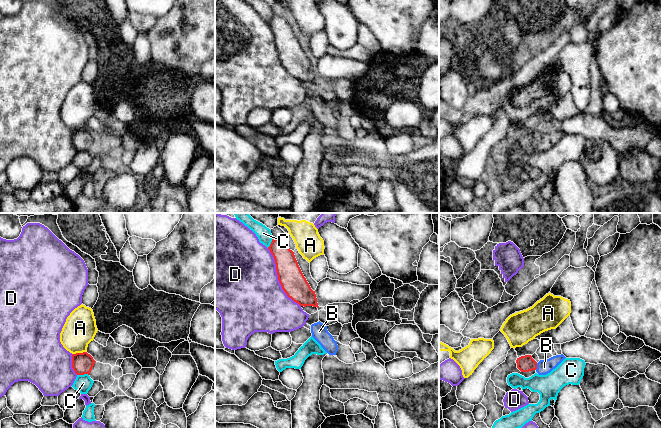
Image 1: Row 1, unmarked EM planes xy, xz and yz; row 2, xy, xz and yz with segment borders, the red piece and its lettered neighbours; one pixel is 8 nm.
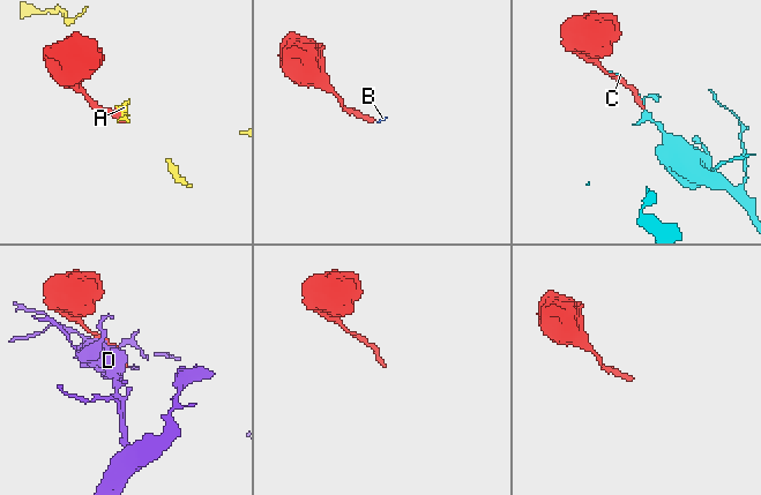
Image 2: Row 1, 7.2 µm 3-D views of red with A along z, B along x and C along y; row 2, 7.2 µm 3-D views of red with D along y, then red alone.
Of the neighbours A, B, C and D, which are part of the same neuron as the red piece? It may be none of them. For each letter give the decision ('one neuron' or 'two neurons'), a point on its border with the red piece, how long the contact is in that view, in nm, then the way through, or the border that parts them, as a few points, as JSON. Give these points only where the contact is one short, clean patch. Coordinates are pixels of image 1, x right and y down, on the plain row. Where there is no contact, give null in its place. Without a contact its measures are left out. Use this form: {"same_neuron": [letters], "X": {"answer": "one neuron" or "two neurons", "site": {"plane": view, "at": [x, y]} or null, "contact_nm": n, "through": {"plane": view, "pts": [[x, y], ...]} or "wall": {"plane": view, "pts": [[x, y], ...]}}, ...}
{"same_neuron": ["B"], "A": {"answer": "two neurons", "site": {"plane": "xy", "at": [79, 129]}, "contact_nm": 110}, "B": {"answer": "one neuron", "site": {"plane": "yz", "at": [536, 142]}, "contact_nm": 60, "through": {"plane": "yz", "pts": [[526, 139], [536, 142], [544, 143]]}}, "C": {"answer": "two neurons", "site": {"plane": "xy", "at": [82, 150]}, "contact_nm": 100}, "D": {"answer": "two neurons", "site": {"plane": "xz", "at": [278, 54]}, "contact_nm": 550}}

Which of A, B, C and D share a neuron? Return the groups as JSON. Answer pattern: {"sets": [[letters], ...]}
{"sets": [["A"], ["B"], ["C"], ["D"]]}

